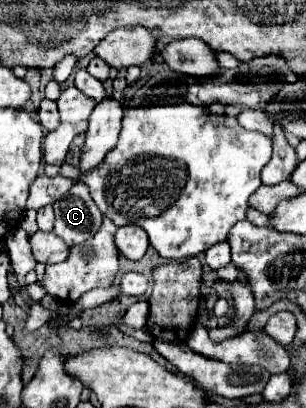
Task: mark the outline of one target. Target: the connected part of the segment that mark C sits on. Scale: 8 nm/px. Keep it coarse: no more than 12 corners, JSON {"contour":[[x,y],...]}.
{"contour":[[75,183],[55,205],[55,227],[67,247],[93,237],[101,211],[89,187]]}

